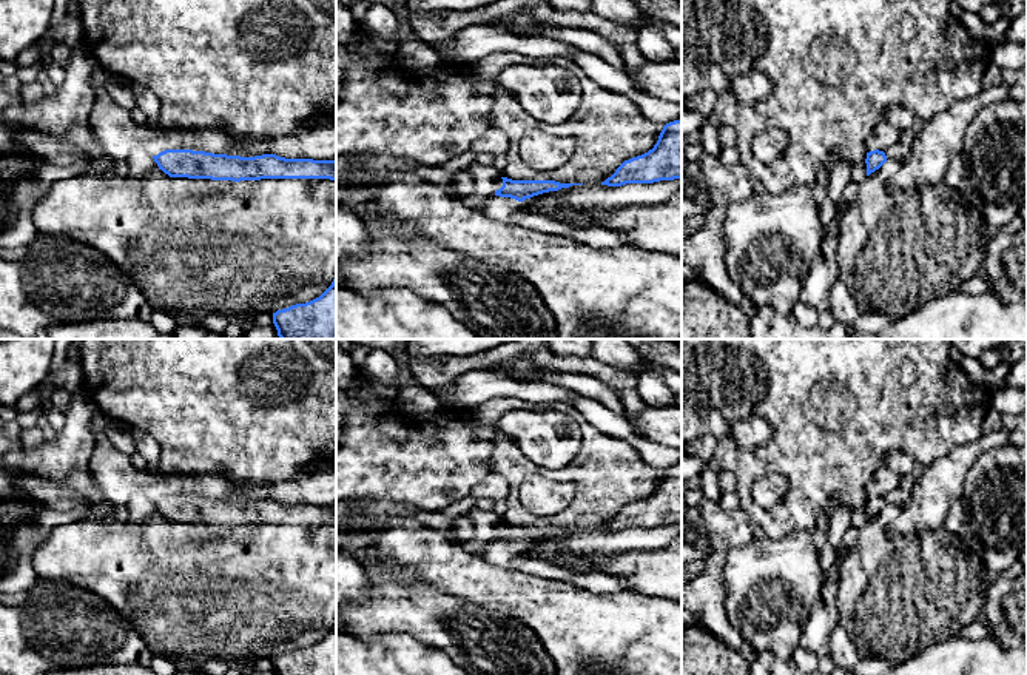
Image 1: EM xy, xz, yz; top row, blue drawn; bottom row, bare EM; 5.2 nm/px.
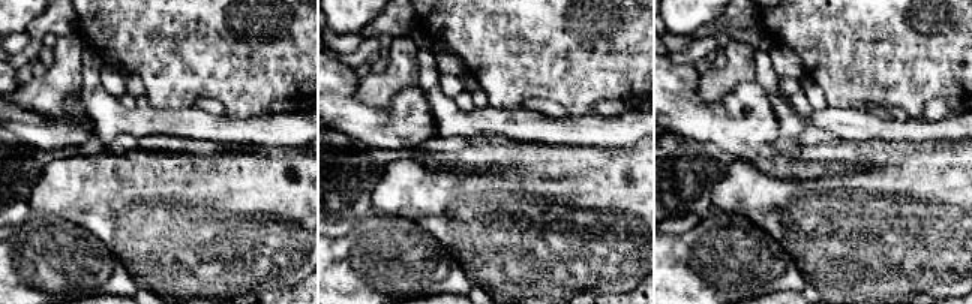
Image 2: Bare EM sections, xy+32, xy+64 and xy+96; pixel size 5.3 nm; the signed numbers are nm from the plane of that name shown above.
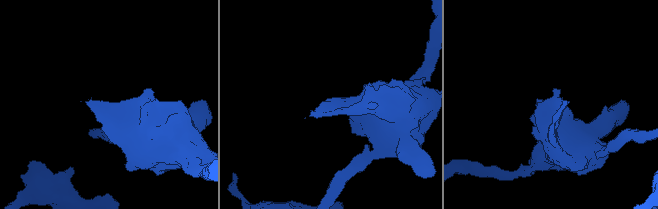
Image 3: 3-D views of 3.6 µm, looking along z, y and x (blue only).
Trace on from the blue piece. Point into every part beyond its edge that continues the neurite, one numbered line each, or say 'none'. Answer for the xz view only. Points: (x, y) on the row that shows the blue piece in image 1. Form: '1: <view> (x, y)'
1: xz (497, 208)

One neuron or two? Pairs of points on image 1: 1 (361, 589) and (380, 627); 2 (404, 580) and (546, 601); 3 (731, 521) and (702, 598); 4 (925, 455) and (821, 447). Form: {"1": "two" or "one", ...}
{"1": "two", "2": "two", "3": "one", "4": "one"}

